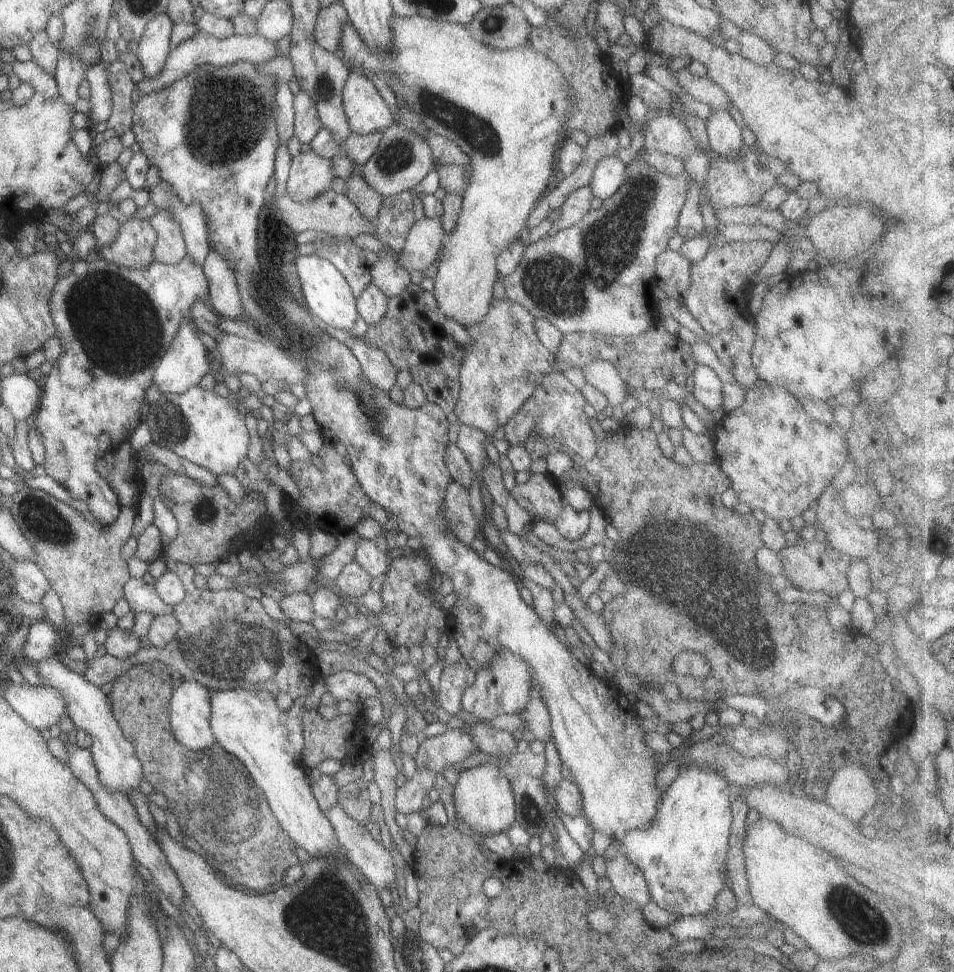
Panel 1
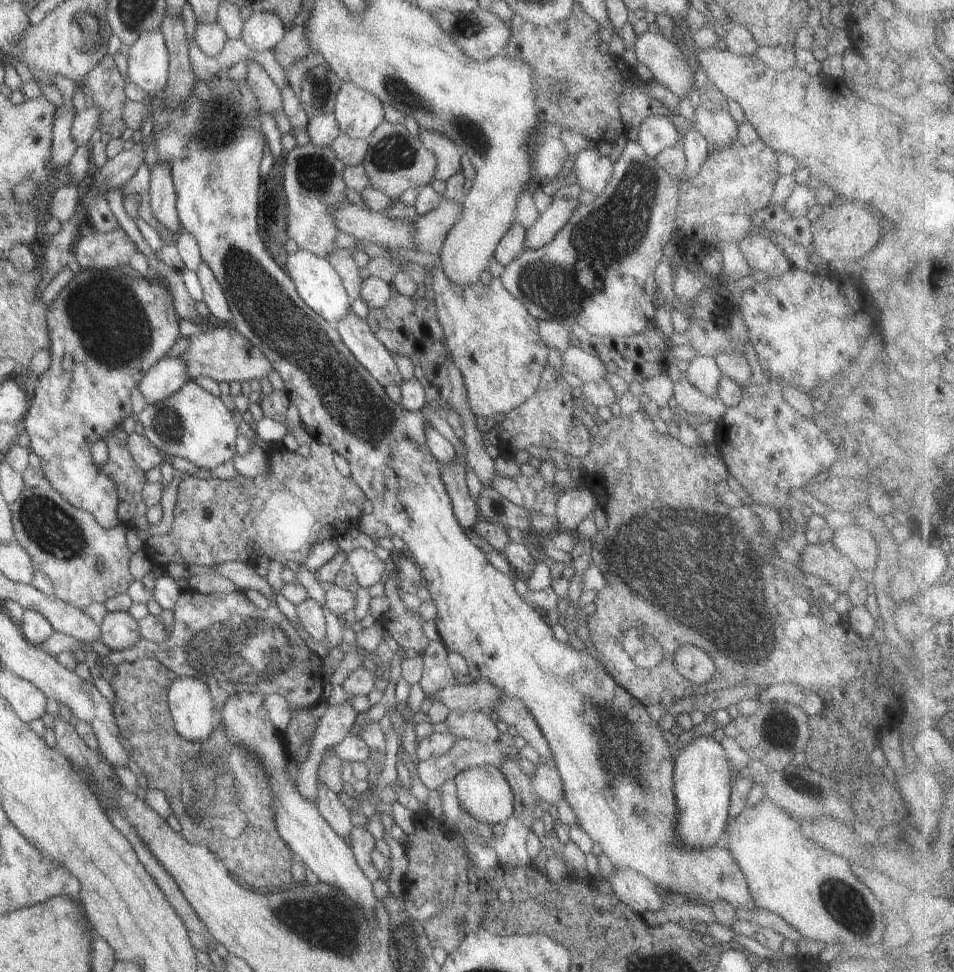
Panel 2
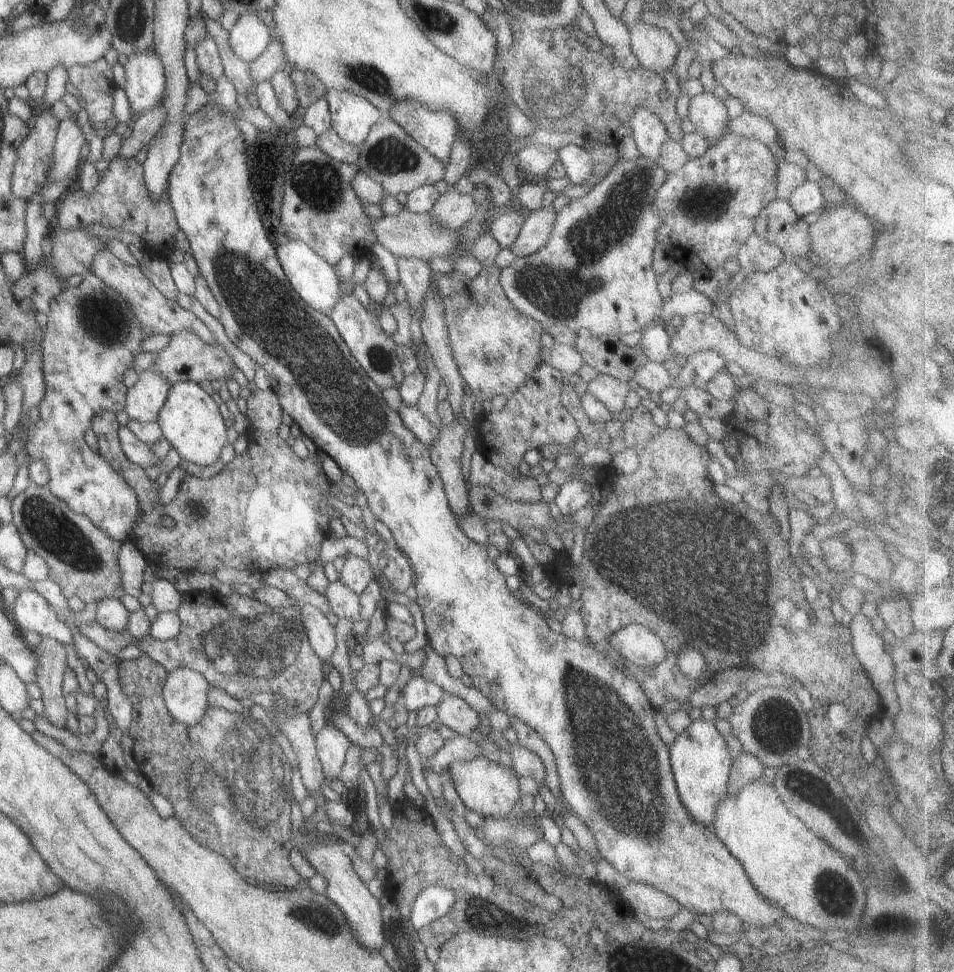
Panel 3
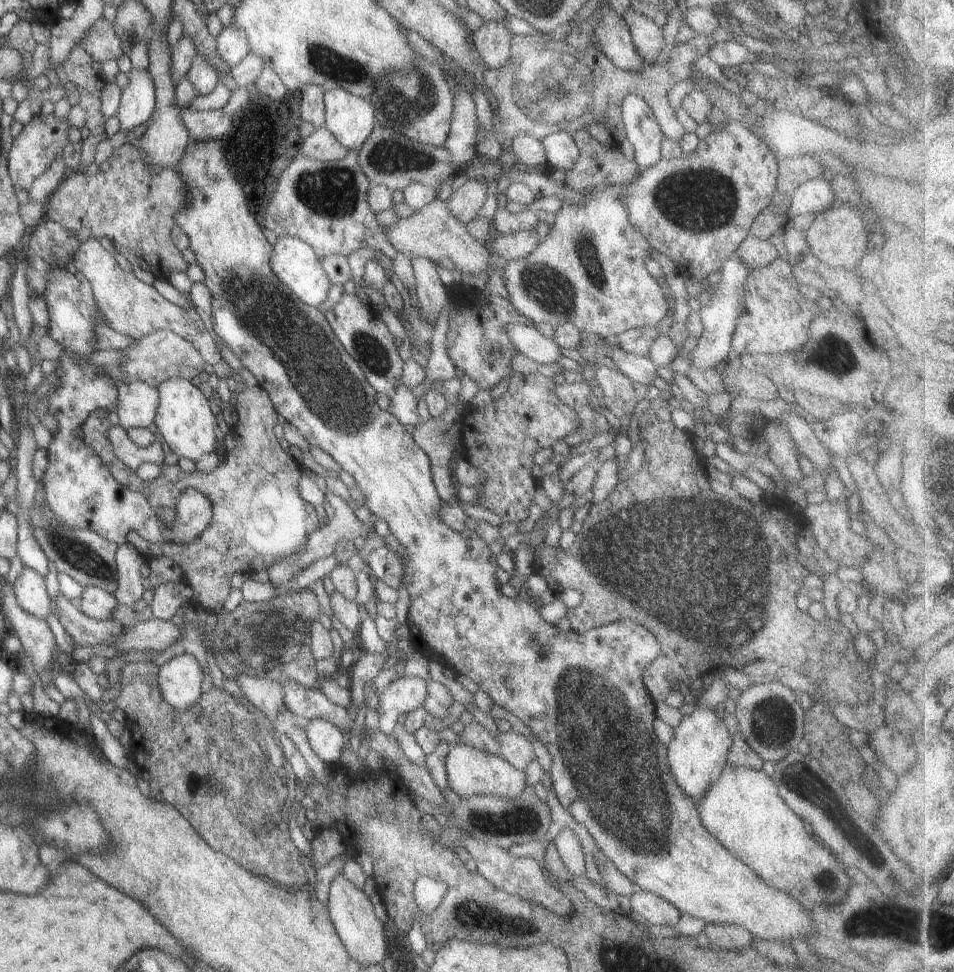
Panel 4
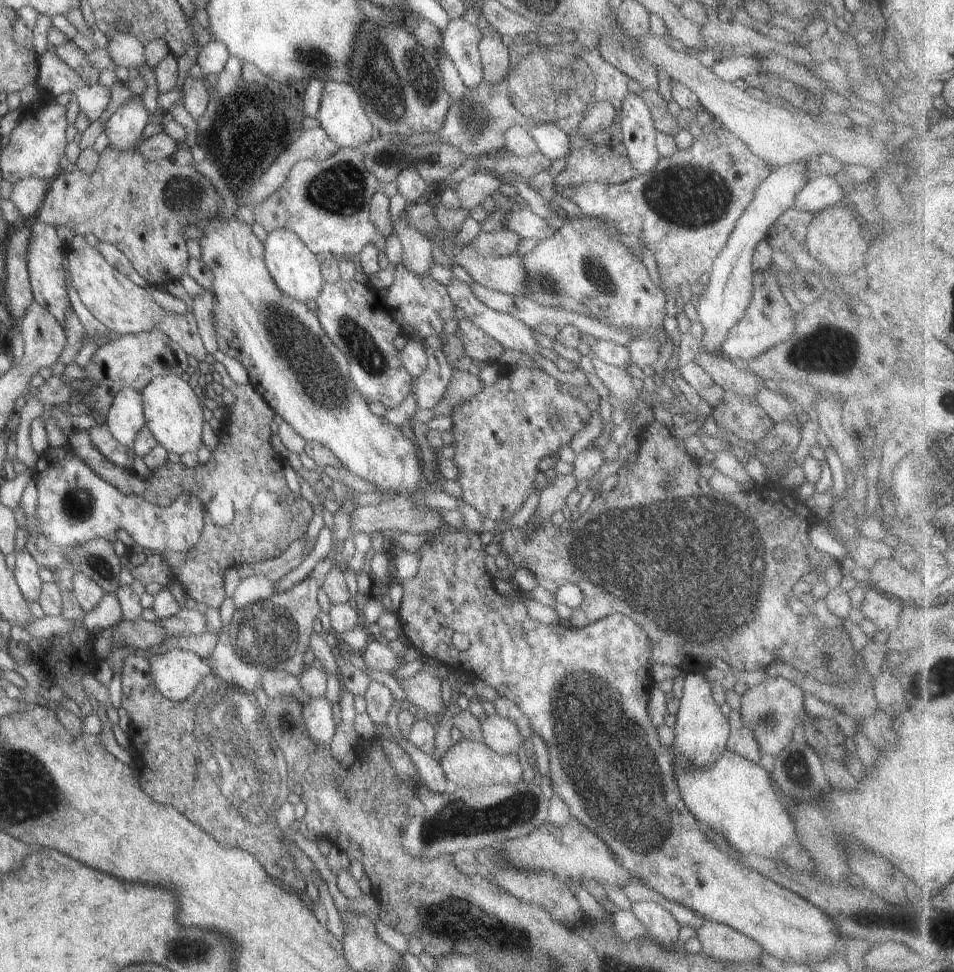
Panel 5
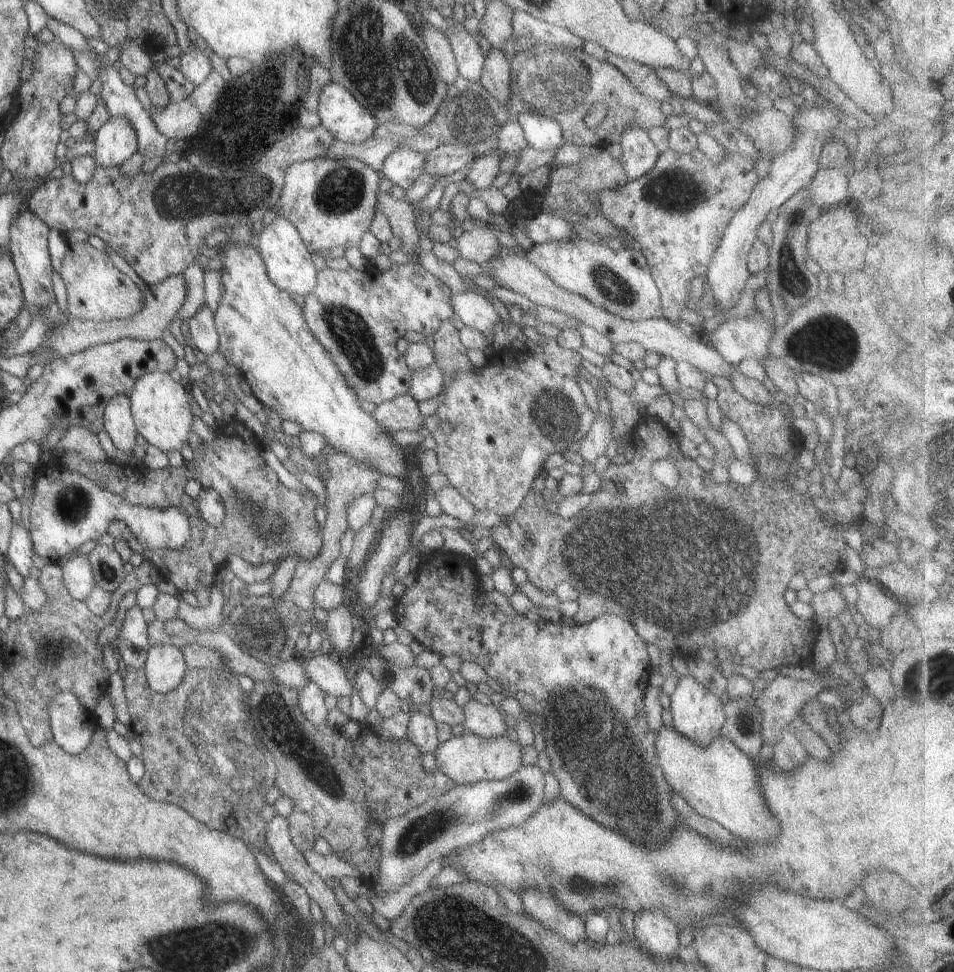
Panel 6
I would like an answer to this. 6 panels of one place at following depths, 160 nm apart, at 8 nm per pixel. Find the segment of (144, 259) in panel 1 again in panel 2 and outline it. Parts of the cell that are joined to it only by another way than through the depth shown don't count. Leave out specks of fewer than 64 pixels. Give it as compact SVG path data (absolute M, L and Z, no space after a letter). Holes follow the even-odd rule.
M121 228L108 233L90 229L87 236L77 236L72 244L72 255L81 269L109 270L127 266L135 252L135 244Z

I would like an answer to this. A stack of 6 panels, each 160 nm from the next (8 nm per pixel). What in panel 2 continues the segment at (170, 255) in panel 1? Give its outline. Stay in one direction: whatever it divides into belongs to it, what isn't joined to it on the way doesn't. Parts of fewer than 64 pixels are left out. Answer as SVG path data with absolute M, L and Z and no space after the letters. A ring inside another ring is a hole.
M157 162L149 172L148 192L145 194L146 201L150 206L153 218L159 222L165 230L173 234L175 240L179 234L178 216L175 210L175 193L169 176L169 167Z

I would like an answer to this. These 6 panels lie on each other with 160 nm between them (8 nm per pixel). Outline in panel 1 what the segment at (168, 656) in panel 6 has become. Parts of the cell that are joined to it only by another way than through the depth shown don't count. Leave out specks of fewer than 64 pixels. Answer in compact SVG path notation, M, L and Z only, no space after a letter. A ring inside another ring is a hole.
M183 680L168 702L168 721L174 739L192 751L204 751L216 740L209 728L208 690L195 681Z

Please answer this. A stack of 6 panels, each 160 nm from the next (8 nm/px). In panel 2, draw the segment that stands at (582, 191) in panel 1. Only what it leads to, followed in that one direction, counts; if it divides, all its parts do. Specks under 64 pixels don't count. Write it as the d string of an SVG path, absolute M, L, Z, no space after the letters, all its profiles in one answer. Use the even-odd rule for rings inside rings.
M577 184L557 189L551 196L551 202L537 215L536 220L525 231L524 249L534 249L557 234L567 222L570 214L580 205L577 201L581 188Z

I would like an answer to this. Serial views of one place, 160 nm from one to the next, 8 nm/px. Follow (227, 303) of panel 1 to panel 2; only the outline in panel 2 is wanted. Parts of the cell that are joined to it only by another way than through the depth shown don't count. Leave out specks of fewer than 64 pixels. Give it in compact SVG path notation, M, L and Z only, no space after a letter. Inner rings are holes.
M199 263L196 277L202 290L202 301L205 302L210 316L216 324L228 325L230 310L219 283L214 279L210 268L205 263Z

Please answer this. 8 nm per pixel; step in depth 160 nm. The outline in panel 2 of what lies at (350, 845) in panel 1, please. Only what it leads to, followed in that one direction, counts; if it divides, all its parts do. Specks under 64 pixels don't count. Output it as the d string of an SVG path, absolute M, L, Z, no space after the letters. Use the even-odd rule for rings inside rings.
M319 782L314 805L321 818L325 820L334 833L337 833L337 836L340 836L343 840L349 838L352 829L349 821L349 810L341 803L334 792L326 789Z

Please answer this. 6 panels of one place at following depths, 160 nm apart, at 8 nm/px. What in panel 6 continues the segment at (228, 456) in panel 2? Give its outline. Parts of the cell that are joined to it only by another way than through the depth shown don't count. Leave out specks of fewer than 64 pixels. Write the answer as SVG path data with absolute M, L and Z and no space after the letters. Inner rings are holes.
M152 371L135 380L131 393L127 396L130 416L137 436L141 436L147 445L167 453L177 450L187 443L193 414L187 403L185 389L172 380L167 373Z

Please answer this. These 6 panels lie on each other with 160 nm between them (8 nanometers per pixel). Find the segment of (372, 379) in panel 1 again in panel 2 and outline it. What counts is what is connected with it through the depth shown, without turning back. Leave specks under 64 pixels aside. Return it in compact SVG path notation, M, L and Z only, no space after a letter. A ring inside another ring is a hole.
M350 310L333 325L353 358L382 387L402 383L395 357L373 336L365 320L355 316Z

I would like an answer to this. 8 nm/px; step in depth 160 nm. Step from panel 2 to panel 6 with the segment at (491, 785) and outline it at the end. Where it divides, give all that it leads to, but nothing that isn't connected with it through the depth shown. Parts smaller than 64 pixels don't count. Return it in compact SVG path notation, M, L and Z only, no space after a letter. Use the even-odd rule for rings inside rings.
M464 732L459 736L452 735L445 742L439 743L431 754L436 769L455 785L471 785L480 781L500 781L510 776L522 766L520 749L521 746L509 740L506 735L482 738Z

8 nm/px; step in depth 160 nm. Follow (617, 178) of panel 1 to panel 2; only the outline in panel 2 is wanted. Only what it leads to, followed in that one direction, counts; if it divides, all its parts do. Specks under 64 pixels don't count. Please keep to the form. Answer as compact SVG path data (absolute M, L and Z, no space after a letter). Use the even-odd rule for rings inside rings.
M597 149L579 150L571 156L571 171L576 176L575 184L593 195L598 195L609 180L614 162L600 156Z

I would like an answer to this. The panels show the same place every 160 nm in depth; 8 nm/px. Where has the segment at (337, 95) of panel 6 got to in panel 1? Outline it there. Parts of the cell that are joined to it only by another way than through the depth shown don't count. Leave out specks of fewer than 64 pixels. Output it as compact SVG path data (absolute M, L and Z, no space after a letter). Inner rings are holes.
M350 72L341 91L342 109L352 133L382 131L395 122L376 86L361 73Z

